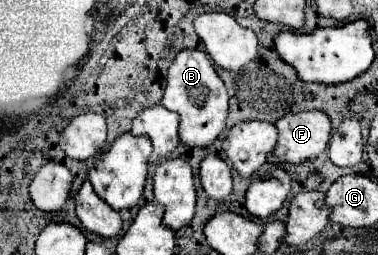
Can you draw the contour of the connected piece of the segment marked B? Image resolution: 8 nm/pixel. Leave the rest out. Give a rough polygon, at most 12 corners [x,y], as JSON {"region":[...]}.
{"region":[[184,49],[162,105],[186,147],[222,133],[228,93],[204,51]]}

